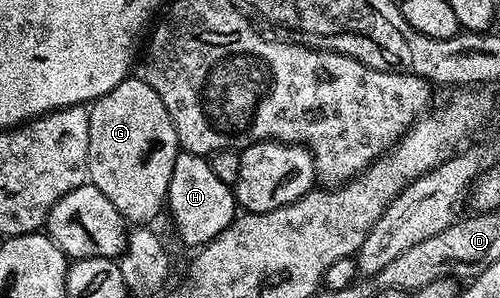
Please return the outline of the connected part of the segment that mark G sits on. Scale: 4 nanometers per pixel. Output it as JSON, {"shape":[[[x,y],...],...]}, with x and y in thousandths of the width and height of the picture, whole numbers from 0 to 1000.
{"shape":[[[262,255],[240,282],[232,282],[232,295],[224,295],[224,309],[216,309],[208,322],[200,322],[190,342],[178,346],[176,366],[180,399],[176,403],[176,564],[172,577],[178,621],[200,631],[200,644],[208,644],[208,658],[216,658],[216,671],[224,671],[224,685],[232,685],[232,711],[240,711],[254,748],[306,748],[306,732],[322,705],[326,715],[336,617],[344,604],[344,550],[352,550],[352,523],[360,510],[352,430],[344,416],[344,389],[336,389],[336,362],[328,362],[328,336],[320,336],[320,322],[312,322],[312,295],[304,295],[282,255]]]}

